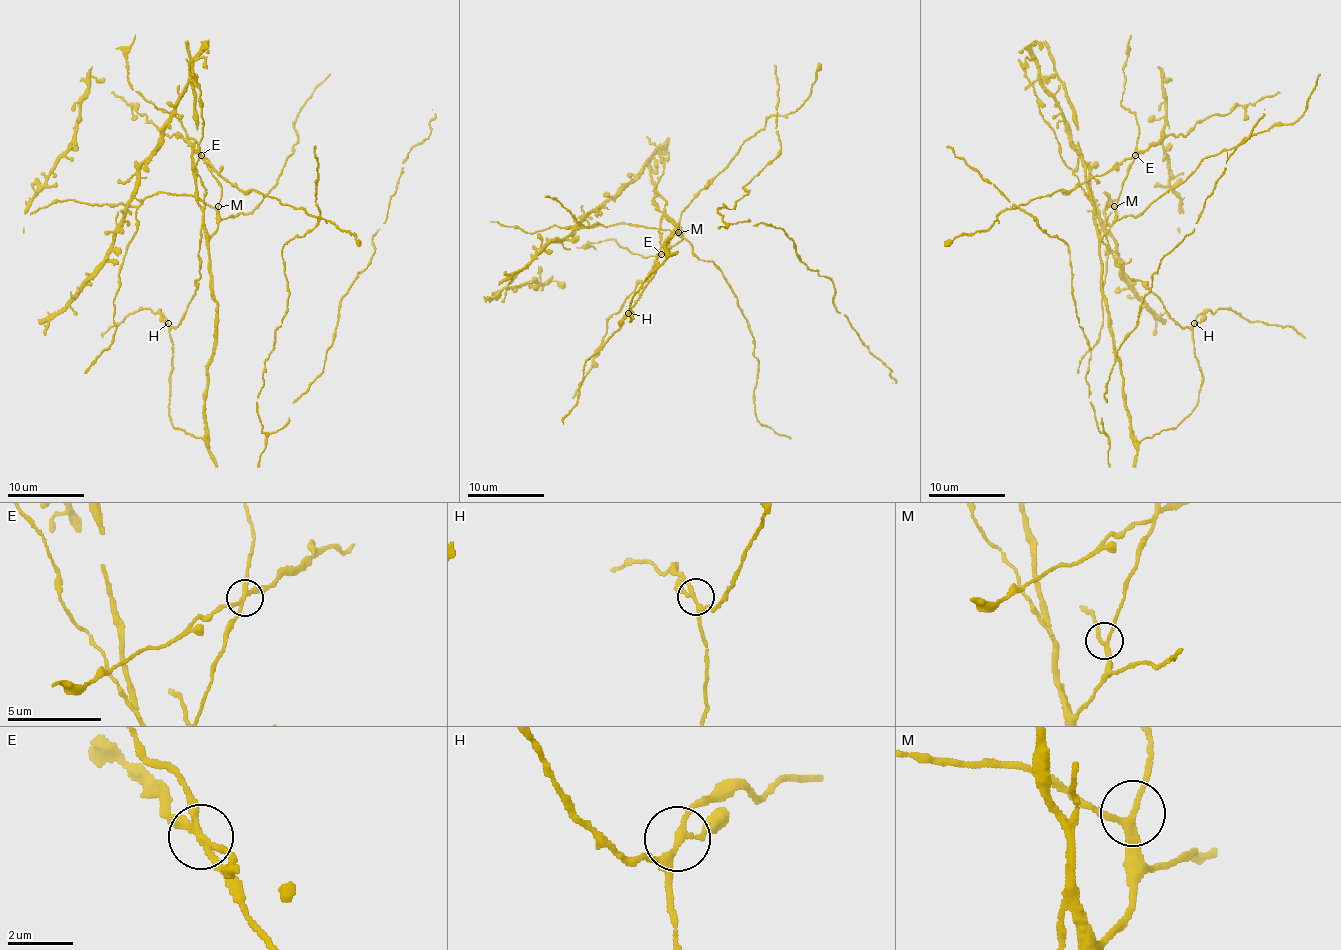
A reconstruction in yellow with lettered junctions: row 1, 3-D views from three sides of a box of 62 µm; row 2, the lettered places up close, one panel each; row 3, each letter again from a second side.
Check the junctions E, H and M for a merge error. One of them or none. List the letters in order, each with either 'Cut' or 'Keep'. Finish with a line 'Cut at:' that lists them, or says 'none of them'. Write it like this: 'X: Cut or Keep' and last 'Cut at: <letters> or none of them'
E: Cut
H: Keep
M: Keep
Cut at: E

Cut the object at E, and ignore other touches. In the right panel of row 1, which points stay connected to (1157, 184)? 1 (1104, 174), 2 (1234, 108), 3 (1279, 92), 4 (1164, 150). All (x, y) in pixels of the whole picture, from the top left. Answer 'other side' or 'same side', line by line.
1: other side
2: other side
3: other side
4: same side

